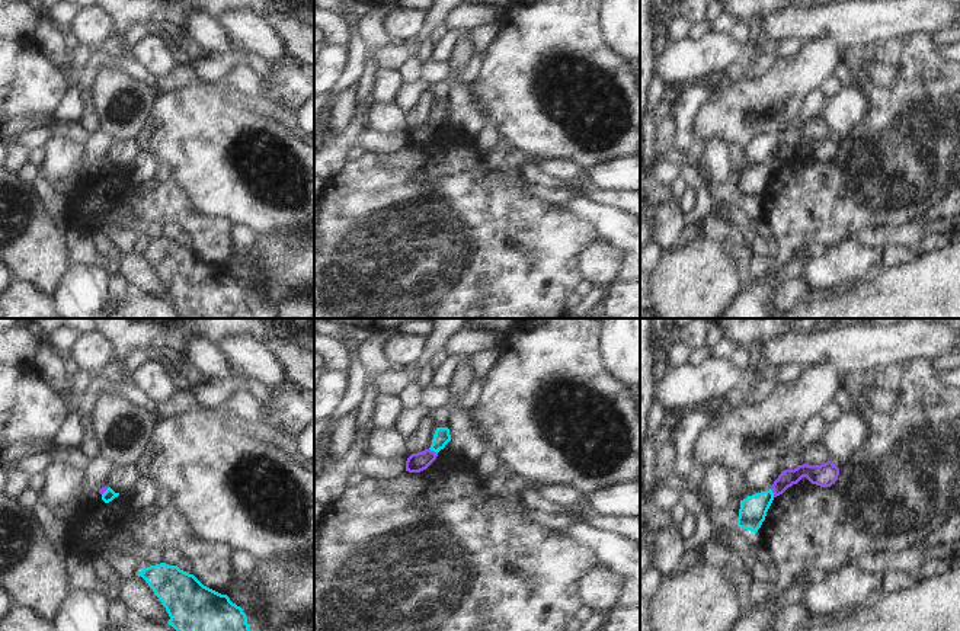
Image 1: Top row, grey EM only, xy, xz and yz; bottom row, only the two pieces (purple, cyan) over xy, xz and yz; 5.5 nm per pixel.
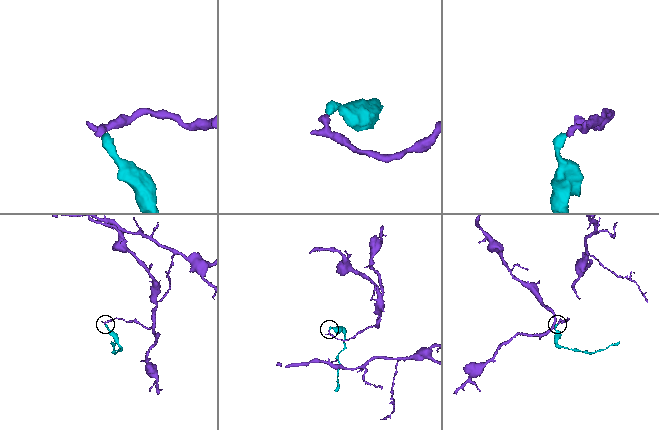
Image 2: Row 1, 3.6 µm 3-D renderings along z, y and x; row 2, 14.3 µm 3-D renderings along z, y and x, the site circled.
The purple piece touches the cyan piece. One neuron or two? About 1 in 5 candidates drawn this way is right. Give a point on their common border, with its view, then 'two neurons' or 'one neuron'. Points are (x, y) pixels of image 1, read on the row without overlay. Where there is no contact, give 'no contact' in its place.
xz (432, 125) | two neurons

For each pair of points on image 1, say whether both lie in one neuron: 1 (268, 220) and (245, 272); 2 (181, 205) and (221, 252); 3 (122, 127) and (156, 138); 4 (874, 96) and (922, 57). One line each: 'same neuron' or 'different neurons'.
1: different neurons
2: same neuron
3: different neurons
4: same neuron

